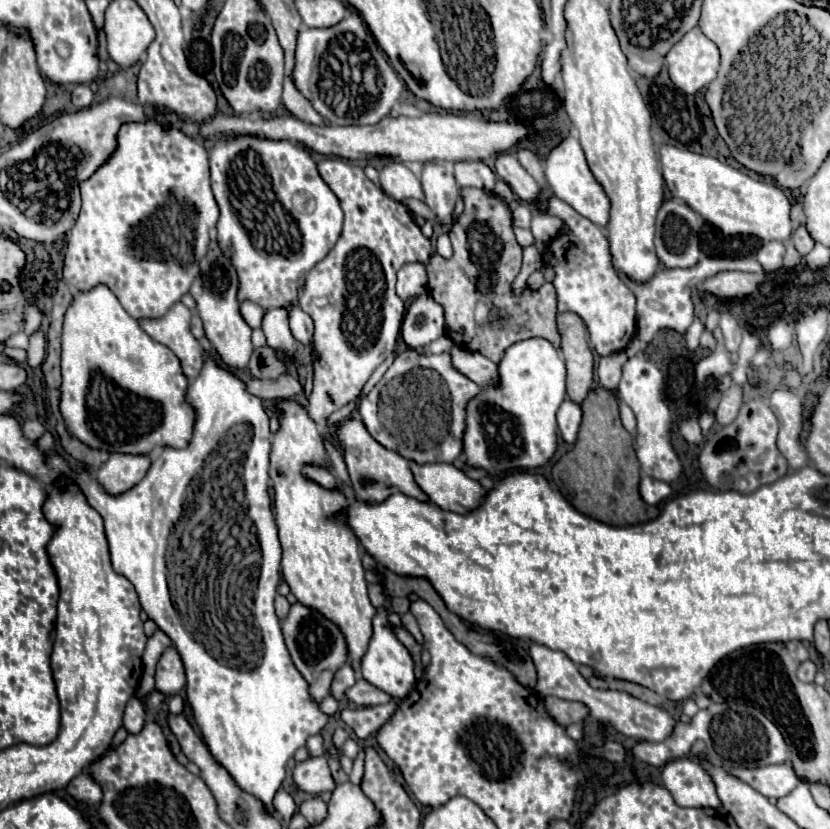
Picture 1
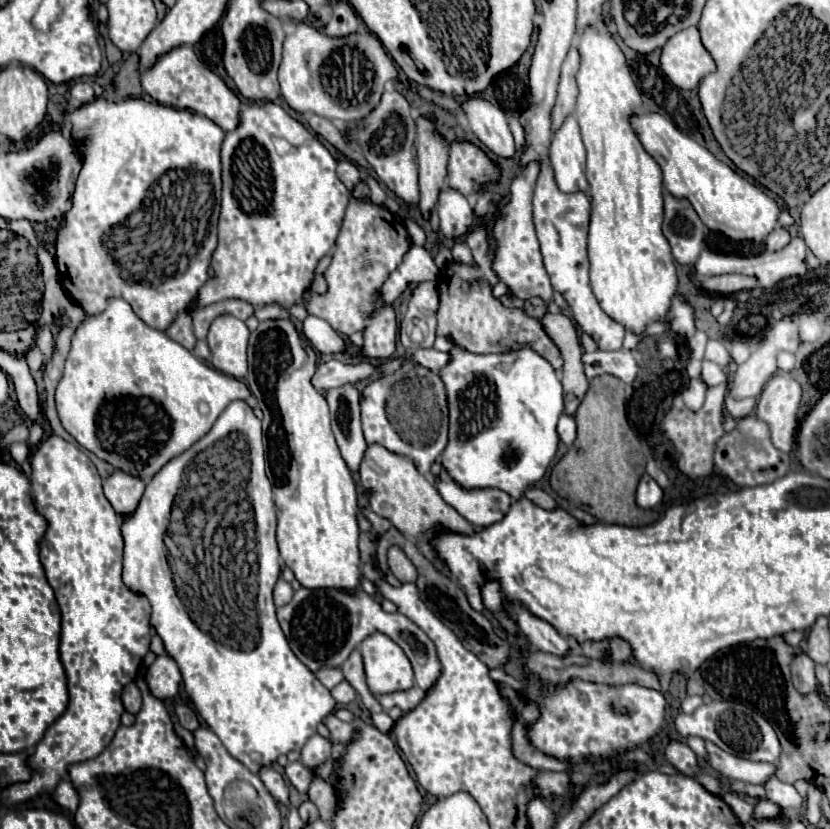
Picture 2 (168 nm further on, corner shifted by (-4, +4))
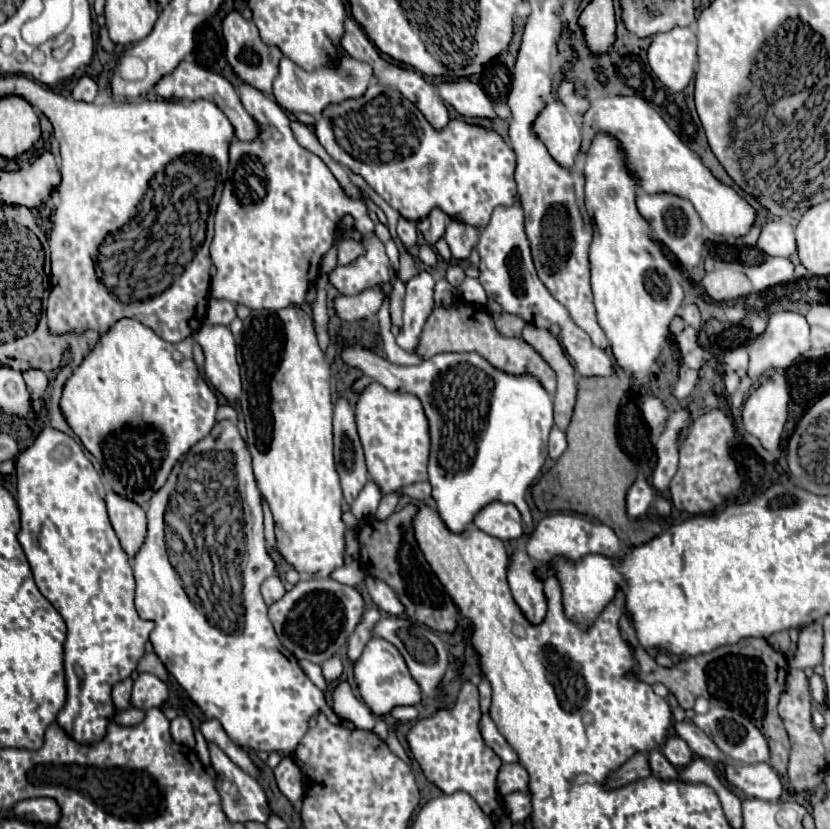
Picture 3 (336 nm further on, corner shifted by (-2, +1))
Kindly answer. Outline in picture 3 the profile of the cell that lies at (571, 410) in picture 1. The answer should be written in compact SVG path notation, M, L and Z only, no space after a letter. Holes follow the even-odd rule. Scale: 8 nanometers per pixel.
M552 427L552 431L550 431L550 445L548 445L548 447L550 447L550 449L548 449L548 455L550 455L552 459L558 459L558 457L566 451L566 447L568 447L566 433L560 431L558 427Z

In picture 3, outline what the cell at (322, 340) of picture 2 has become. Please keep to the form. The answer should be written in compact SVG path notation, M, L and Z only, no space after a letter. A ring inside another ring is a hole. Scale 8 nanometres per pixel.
M360 343L344 345L340 349L340 357L346 365L360 369L366 377L376 379L384 387L392 391L410 391L422 399L432 437L428 463L432 497L440 517L450 531L464 531L472 523L474 515L490 501L516 505L526 529L532 531L532 515L526 505L526 491L538 477L548 457L548 433L554 425L552 397L532 373L512 375L500 371L478 353L438 353L422 361L418 367L400 367L382 359Z

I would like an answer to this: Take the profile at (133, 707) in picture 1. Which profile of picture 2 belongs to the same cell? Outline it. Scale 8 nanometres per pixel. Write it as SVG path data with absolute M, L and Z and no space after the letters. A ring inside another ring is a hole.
M132 682L128 686L124 686L124 692L122 692L122 704L124 704L124 710L130 712L130 714L138 714L140 706L142 706L142 692L138 690L138 686Z

